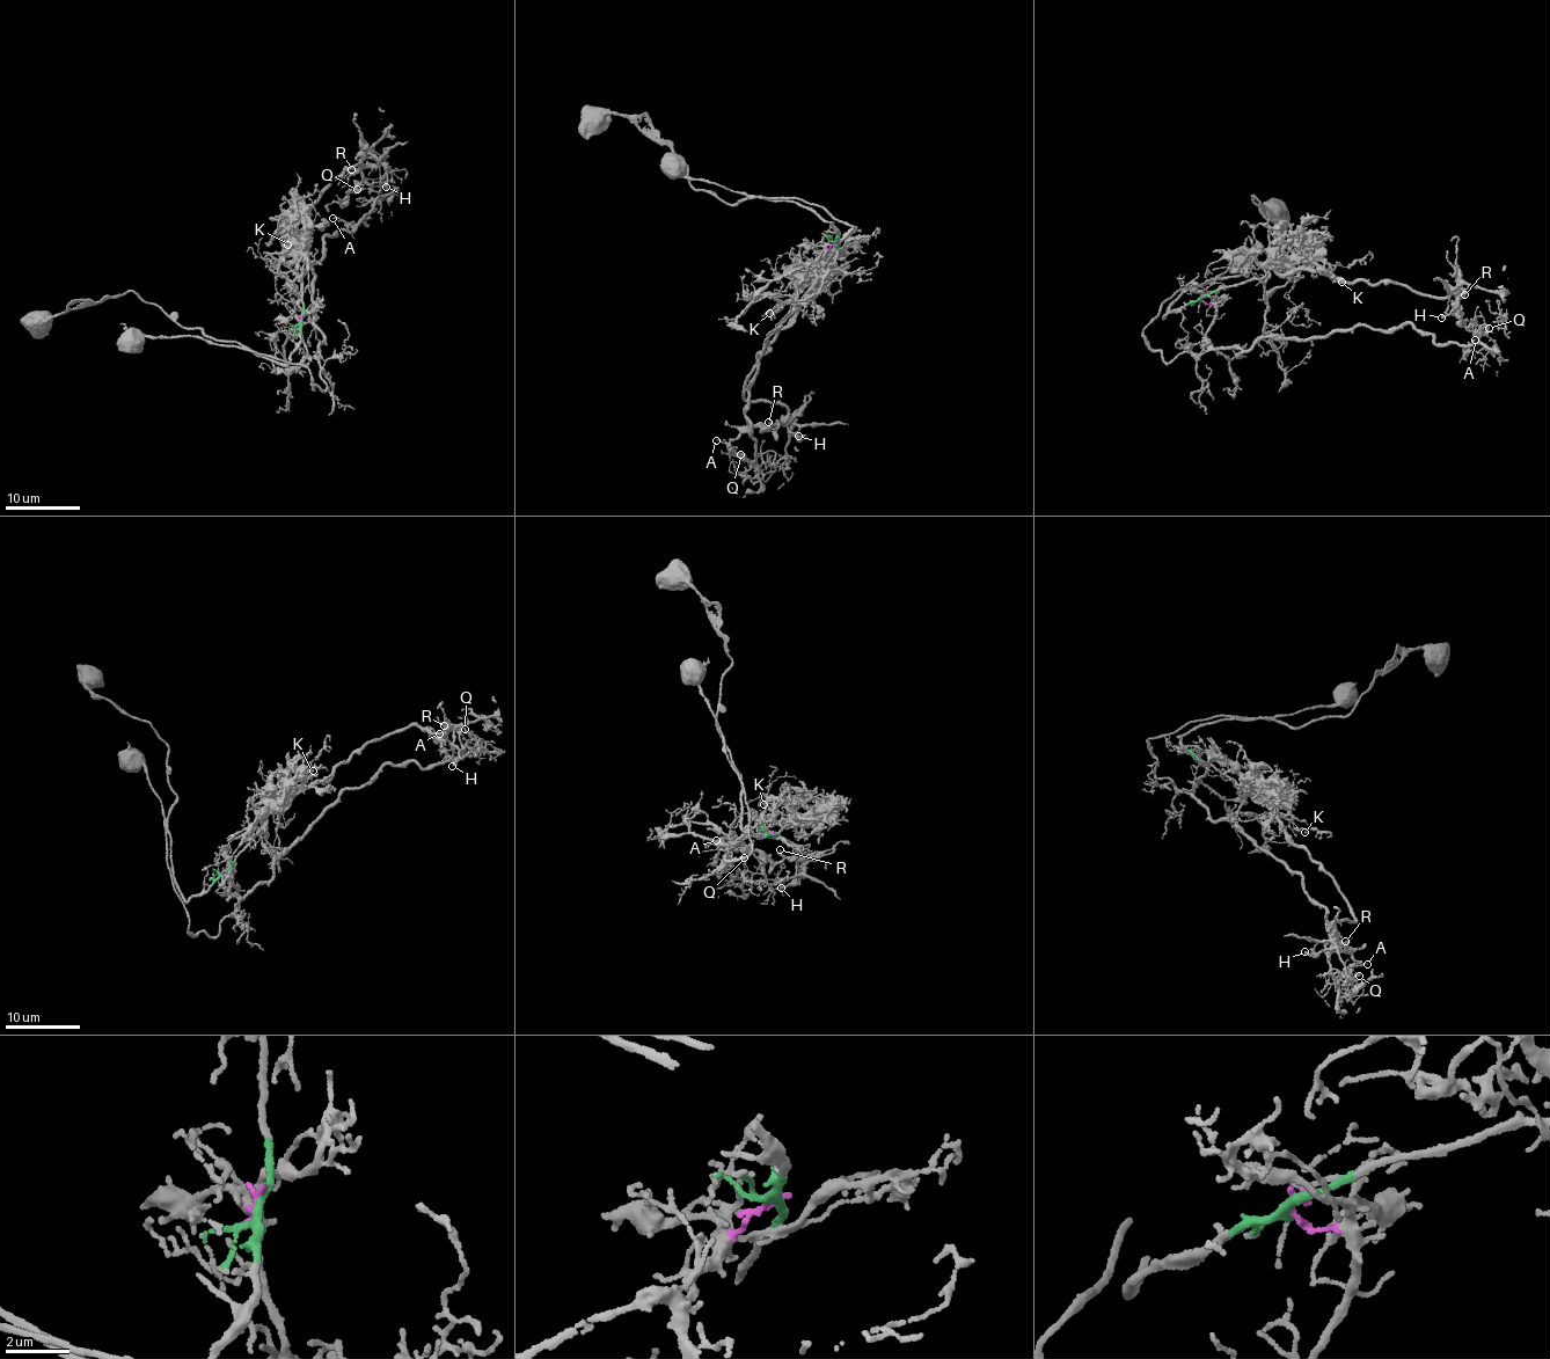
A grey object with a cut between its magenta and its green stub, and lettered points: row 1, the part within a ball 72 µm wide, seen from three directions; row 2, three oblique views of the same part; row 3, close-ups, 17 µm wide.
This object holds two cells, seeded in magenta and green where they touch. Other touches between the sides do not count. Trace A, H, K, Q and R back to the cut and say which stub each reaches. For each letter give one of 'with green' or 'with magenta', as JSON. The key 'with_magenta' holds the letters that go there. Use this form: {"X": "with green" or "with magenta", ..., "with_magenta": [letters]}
{"A": "with magenta", "H": "with green", "K": "with green", "Q": "with magenta", "R": "with green", "with_magenta": ["A", "Q"]}

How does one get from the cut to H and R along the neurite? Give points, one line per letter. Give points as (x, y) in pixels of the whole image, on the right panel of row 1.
H: (1201, 296), (1252, 280), (1269, 269), (1381, 282), (1444, 298), (1446, 283), (1462, 290), (1455, 308), (1441, 319)
R: (1201, 296), (1252, 280), (1269, 269), (1395, 283), (1444, 298), (1449, 293), (1447, 285), (1464, 296)

